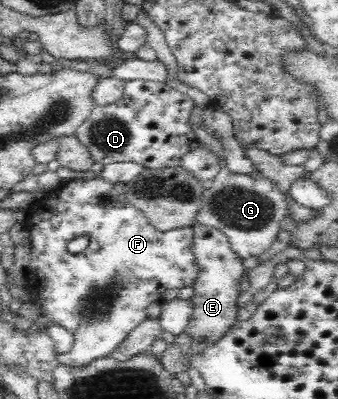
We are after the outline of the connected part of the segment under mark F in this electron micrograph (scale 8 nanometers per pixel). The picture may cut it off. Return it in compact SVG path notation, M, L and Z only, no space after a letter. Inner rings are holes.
M100 176L65 181L38 197L28 211L26 229L32 244L29 262L31 299L38 304L44 318L64 327L73 336L71 349L59 352L57 360L61 367L82 369L93 361L111 357L126 336L148 318L146 308L149 304L163 301L166 290L192 286L197 275L192 254L192 228L159 232L126 199L122 183L109 182ZM78 236L86 236L89 245L80 254L70 254L68 244Z

